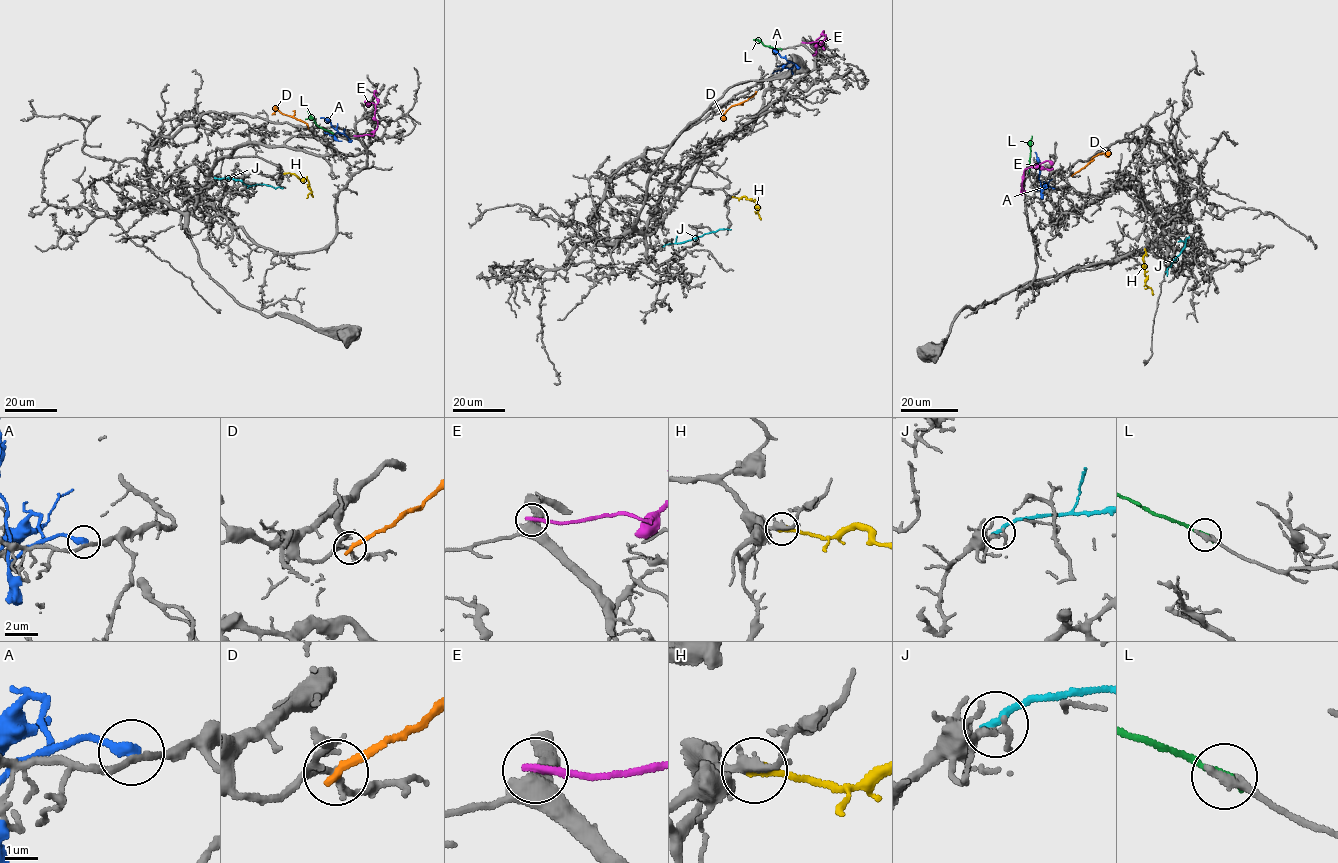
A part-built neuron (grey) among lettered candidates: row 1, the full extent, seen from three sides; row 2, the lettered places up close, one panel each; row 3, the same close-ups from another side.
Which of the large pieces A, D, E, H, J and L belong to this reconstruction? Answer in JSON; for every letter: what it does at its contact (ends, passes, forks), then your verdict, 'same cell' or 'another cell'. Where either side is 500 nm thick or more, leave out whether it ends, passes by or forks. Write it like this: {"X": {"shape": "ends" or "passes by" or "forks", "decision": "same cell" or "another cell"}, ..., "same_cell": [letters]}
{"A": {"shape": "ends", "decision": "another cell"}, "D": {"shape": "ends", "decision": "another cell"}, "E": {"decision": "another cell"}, "H": {"shape": "ends", "decision": "same cell"}, "J": {"shape": "ends", "decision": "another cell"}, "L": {"shape": "ends", "decision": "another cell"}, "same_cell": ["H"]}

